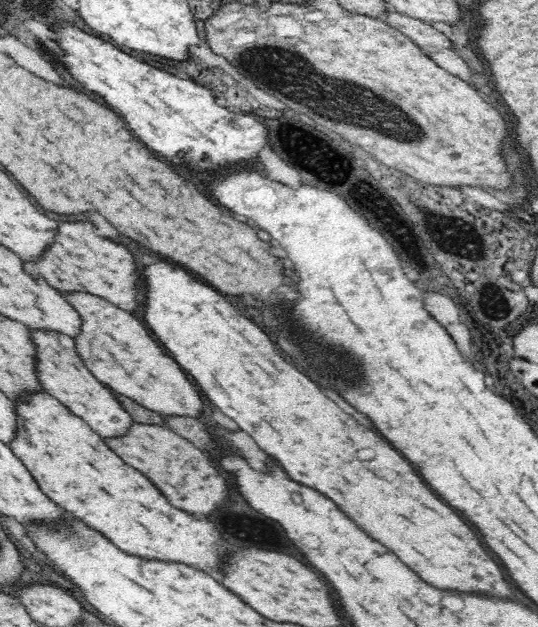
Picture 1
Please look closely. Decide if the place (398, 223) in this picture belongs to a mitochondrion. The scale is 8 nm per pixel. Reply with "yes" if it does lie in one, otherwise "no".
no

